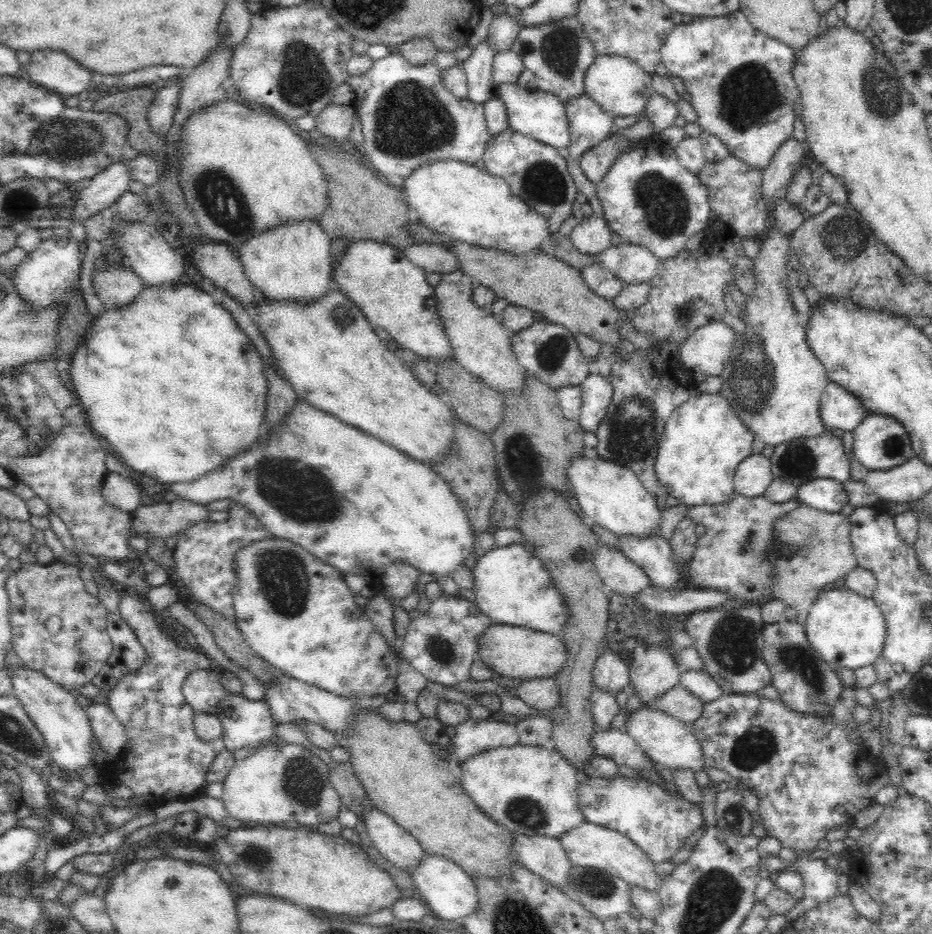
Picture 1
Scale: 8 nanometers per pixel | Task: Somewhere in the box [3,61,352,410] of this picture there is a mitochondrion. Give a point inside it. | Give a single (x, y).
(73, 139)

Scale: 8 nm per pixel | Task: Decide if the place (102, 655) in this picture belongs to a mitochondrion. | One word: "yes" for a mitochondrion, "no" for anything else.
no

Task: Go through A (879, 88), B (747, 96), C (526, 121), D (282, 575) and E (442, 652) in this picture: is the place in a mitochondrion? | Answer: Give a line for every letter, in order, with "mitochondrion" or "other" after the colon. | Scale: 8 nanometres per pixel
A: mitochondrion
B: mitochondrion
C: other
D: mitochondrion
E: mitochondrion

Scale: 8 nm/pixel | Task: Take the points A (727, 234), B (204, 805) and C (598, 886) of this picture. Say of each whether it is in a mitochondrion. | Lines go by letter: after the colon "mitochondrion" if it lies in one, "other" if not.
A: other
B: other
C: mitochondrion

